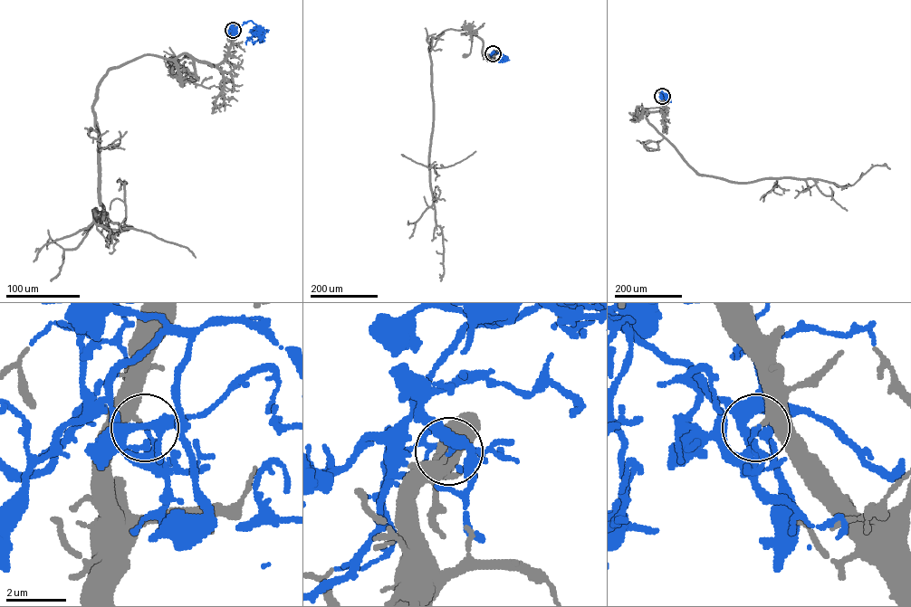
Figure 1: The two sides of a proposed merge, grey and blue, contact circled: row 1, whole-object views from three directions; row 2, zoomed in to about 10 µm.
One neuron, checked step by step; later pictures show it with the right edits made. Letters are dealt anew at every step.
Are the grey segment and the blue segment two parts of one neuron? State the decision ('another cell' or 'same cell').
another cell

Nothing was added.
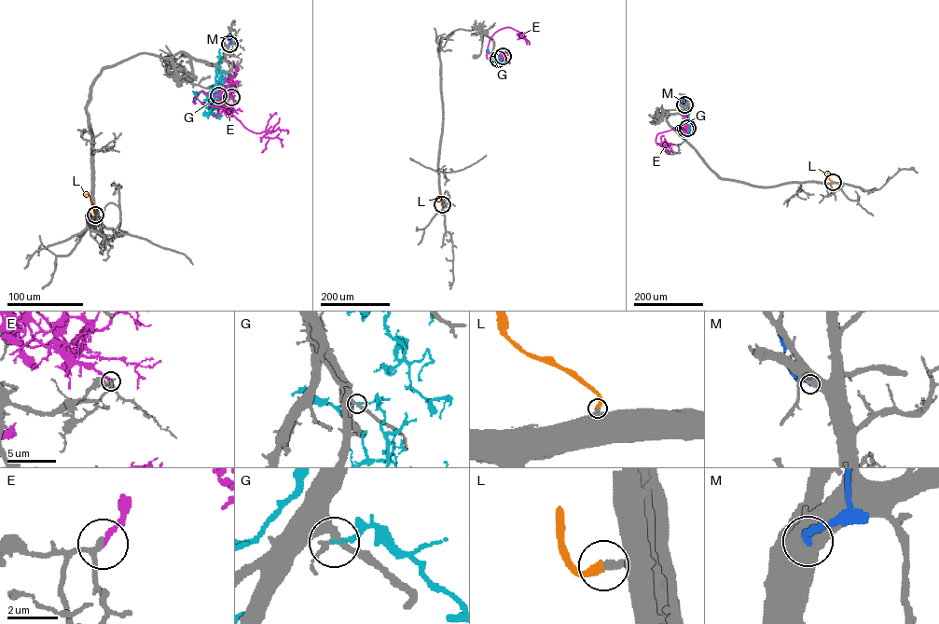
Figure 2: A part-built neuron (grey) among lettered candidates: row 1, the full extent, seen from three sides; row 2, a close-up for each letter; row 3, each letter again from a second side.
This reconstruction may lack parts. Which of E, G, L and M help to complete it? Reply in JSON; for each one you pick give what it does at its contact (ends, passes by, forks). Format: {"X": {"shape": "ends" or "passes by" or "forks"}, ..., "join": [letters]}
{"L": {"shape": "ends"}, "join": ["L"]}

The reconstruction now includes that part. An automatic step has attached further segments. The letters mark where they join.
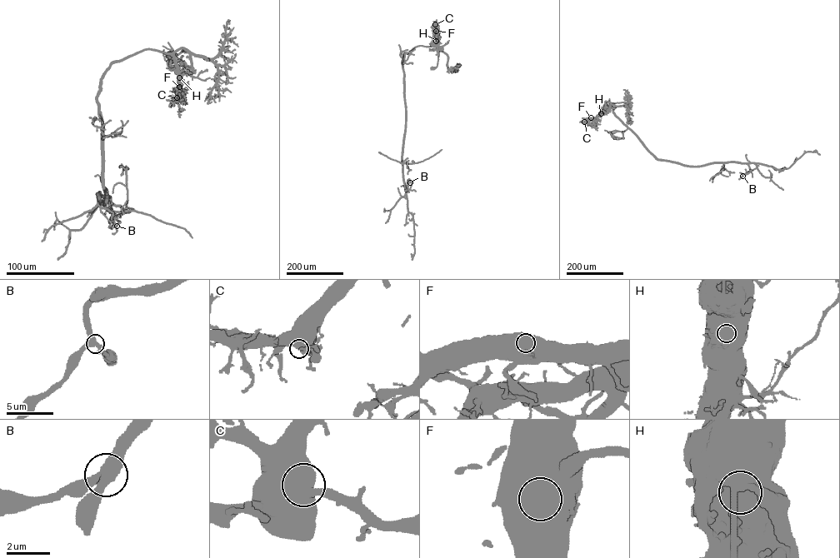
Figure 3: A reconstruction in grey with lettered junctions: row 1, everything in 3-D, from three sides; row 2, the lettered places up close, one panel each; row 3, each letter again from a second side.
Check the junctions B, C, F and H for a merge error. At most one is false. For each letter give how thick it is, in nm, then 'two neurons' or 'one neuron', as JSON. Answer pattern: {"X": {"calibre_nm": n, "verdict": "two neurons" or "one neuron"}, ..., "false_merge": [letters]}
{"B": {"calibre_nm": 440, "verdict": "one neuron"}, "C": {"calibre_nm": 550, "verdict": "one neuron"}, "F": {"calibre_nm": 1100, "verdict": "one neuron"}, "H": {"calibre_nm": 1350, "verdict": "one neuron"}, "false_merge": []}

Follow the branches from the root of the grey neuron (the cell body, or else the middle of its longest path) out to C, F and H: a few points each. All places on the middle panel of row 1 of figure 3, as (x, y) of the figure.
C: (432, 68), (437, 66), (439, 50), (434, 45), (435, 24)
F: (432, 68), (437, 66), (439, 50), (434, 45), (436, 31)
H: (432, 68), (437, 66), (439, 50), (434, 45), (436, 41)

